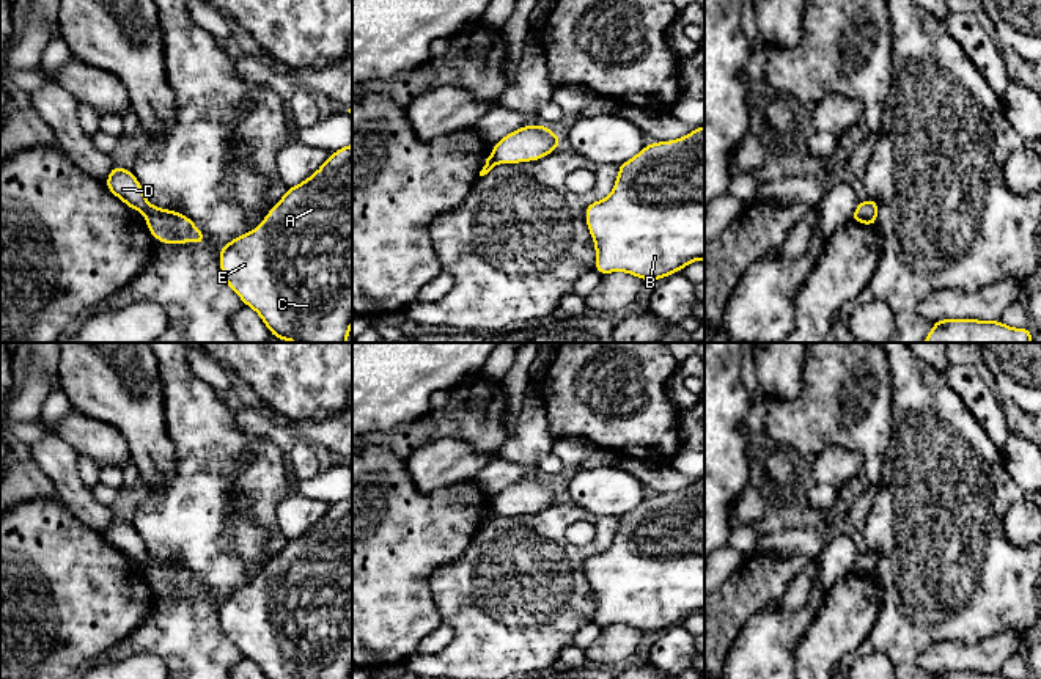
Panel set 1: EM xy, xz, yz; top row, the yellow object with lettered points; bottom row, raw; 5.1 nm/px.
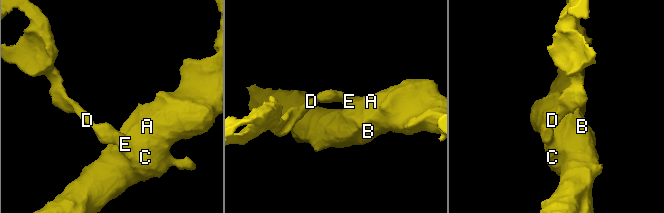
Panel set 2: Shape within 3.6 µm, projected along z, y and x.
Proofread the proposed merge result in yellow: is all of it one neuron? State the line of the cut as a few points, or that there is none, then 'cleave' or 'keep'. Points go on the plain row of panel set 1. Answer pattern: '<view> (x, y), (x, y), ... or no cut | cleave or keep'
xy (148, 555), (142, 565) | cleave

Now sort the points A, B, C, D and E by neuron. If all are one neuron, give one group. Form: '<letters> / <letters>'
A B C E / D

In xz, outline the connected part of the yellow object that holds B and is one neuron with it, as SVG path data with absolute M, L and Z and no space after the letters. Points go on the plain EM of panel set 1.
M704 478L671 494L645 497L631 512L620 516L610 547L590 555L585 572L596 599L594 622L602 629L626 624L642 633L662 632L697 611L704 613Z

